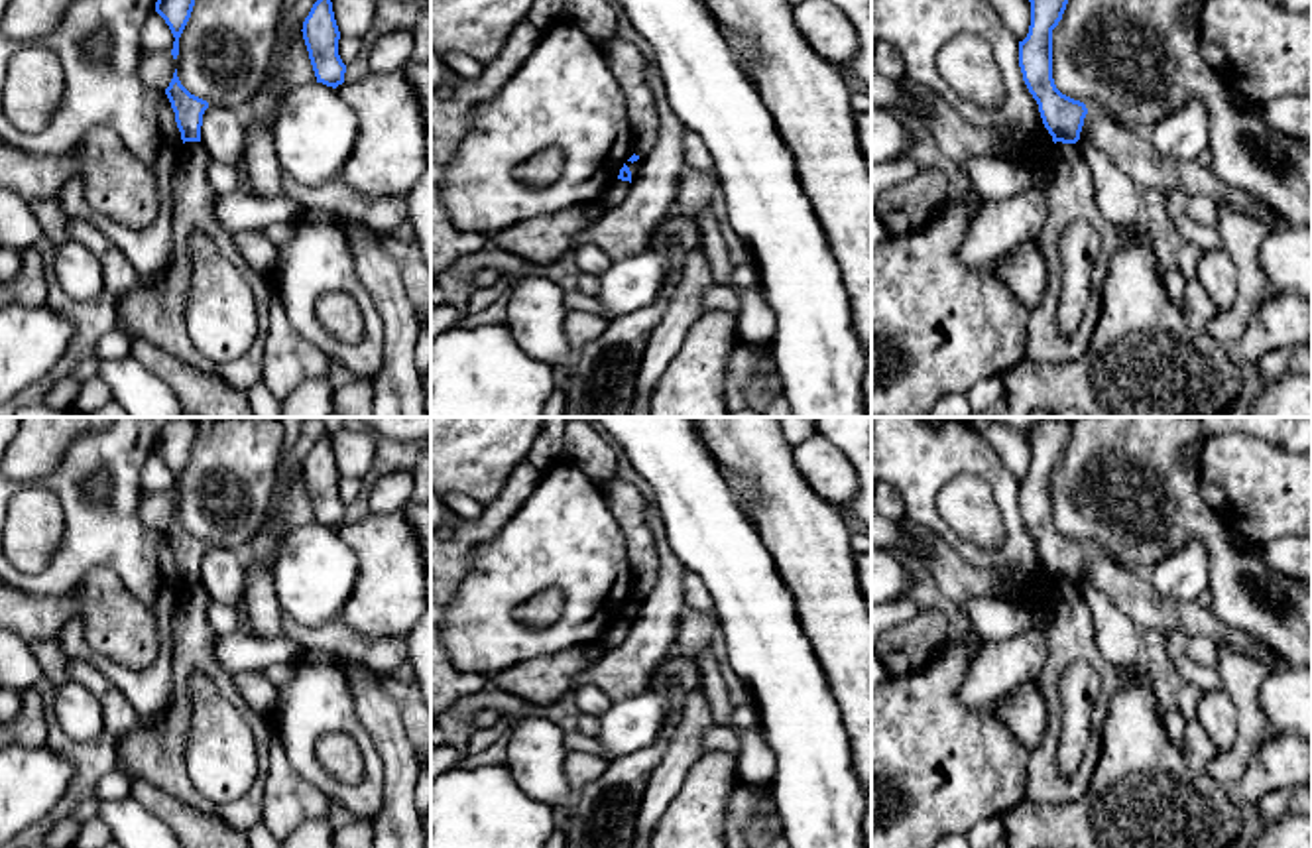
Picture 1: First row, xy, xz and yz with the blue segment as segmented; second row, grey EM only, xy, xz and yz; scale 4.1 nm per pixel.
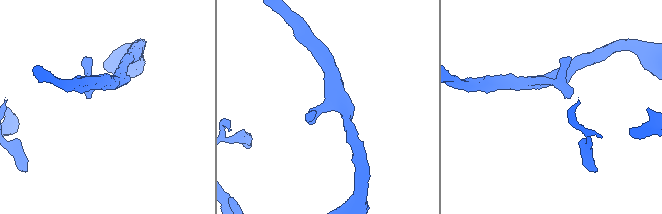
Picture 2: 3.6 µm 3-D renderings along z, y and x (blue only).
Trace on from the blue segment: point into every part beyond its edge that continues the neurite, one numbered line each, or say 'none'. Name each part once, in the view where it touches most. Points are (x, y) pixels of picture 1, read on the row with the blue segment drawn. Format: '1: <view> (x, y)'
none

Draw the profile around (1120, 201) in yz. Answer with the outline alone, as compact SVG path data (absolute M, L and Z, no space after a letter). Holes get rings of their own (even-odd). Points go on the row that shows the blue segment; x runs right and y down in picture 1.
M1082 138L1076 148L1084 155L1096 185L1096 203L1119 236L1145 230L1141 191L1098 148Z

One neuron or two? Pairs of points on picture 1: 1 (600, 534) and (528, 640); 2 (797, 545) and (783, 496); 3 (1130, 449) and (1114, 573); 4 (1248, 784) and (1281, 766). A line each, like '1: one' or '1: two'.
1: one
2: one
3: two
4: one

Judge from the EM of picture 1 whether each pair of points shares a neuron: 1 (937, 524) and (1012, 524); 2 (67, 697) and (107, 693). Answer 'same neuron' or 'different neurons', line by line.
1: same neuron
2: different neurons

